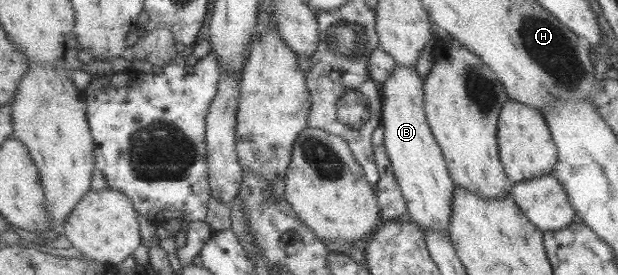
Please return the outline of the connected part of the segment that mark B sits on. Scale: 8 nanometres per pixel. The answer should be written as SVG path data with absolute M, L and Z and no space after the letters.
M398 64L380 89L383 93L382 125L385 128L385 147L392 161L396 180L407 200L408 218L422 228L449 236L457 184L427 119L424 82L413 68Z

